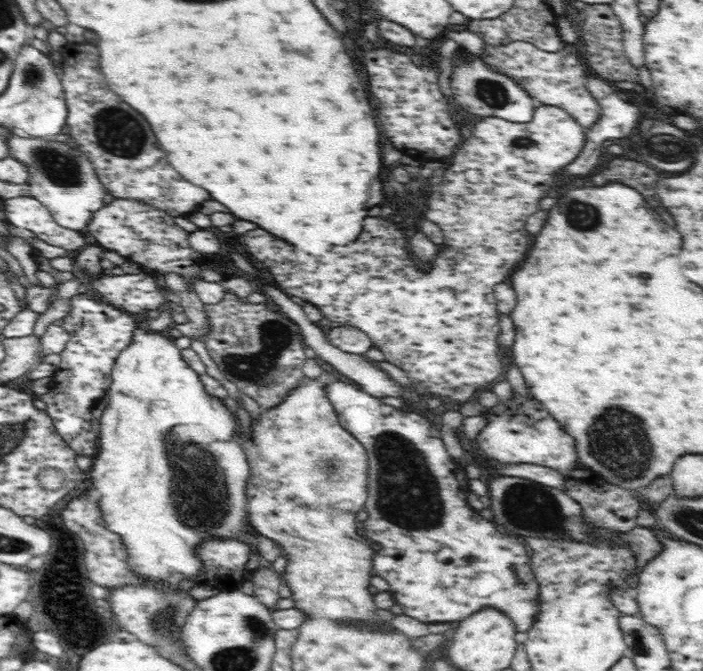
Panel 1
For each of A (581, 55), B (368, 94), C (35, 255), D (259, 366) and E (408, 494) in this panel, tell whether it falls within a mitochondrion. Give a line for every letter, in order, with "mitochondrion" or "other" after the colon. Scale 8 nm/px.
A: other
B: other
C: other
D: mitochondrion
E: mitochondrion

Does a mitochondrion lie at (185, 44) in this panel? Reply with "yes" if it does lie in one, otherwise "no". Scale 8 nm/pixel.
no

